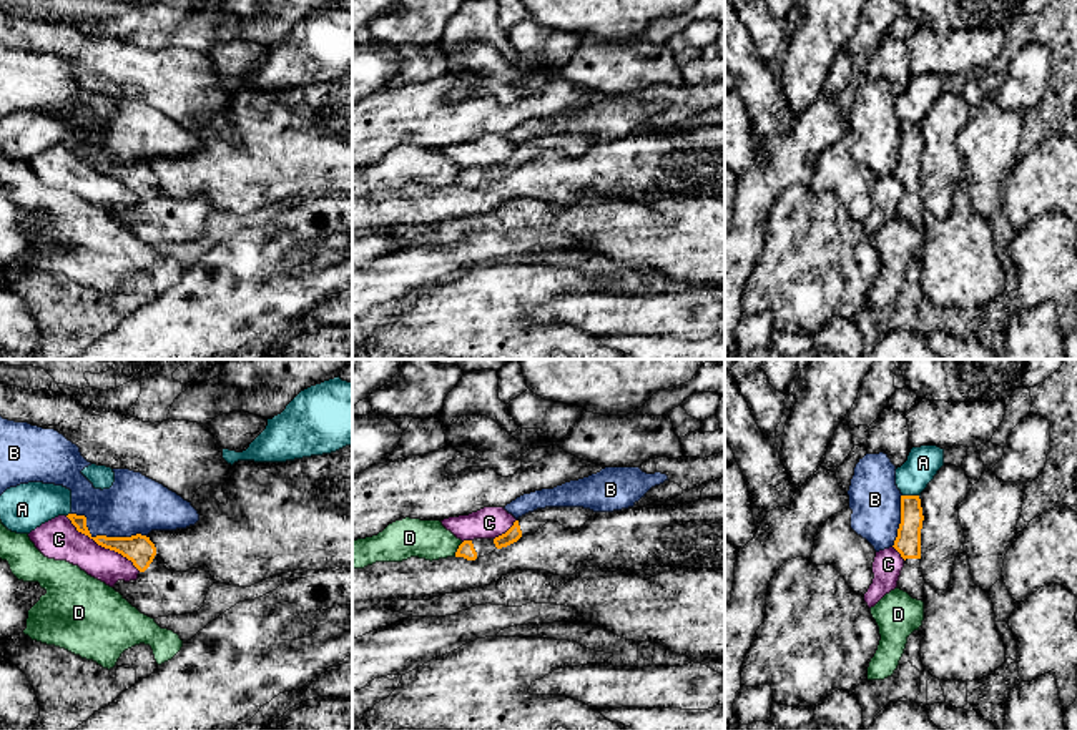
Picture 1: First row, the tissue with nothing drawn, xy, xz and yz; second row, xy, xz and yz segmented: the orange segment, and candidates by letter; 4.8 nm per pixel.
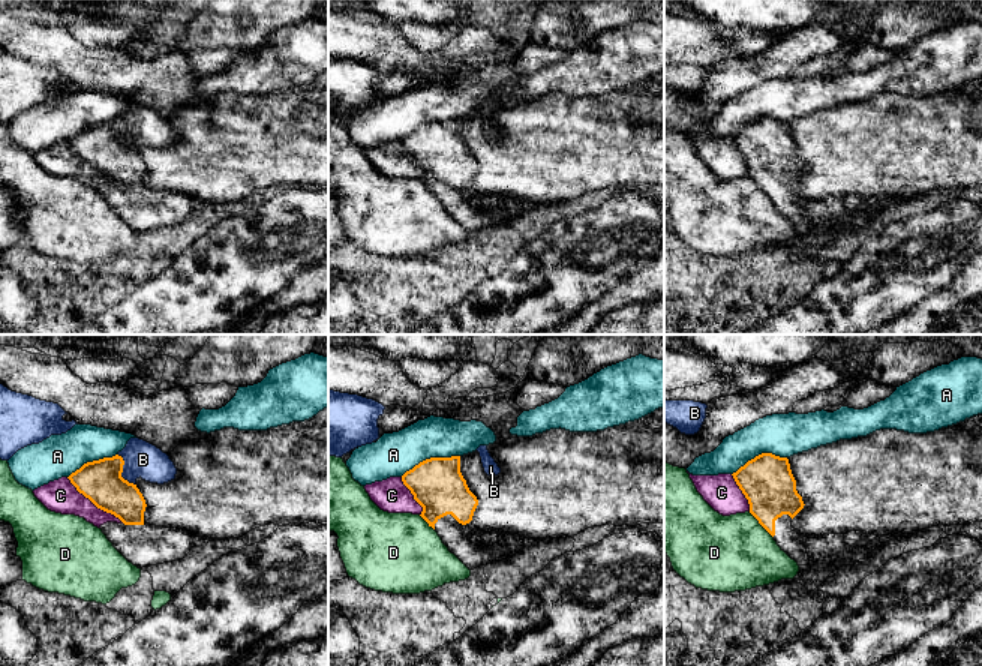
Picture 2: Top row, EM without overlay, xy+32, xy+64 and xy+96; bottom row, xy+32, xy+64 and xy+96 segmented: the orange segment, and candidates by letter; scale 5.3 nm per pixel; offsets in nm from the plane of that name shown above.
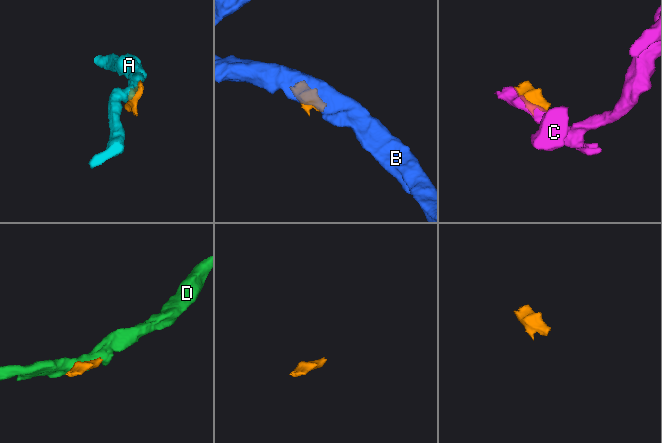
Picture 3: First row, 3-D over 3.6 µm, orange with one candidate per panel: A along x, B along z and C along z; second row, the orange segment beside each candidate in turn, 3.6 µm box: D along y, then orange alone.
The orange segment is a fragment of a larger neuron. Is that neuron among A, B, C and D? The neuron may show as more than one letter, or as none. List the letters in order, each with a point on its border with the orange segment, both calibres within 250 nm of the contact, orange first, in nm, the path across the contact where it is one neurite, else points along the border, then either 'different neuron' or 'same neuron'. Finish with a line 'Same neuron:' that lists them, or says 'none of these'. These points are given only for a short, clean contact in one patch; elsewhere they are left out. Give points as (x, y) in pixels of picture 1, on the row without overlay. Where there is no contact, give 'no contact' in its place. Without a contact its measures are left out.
A: meets orange in yz at (911, 123); 130 nm thick on the orange side, 160 nm on the other; border along yz (903, 122), (918, 123); different neuron
B: meets orange in xy at (103, 163); 140 nm thick on the orange side, 280 nm on the other; different neuron
C: meets orange in xy at (102, 173); 140 nm thick on the orange side, 200 nm on the other; different neuron
D: meets orange in xz at (457, 177); 80 nm thick on the orange side, 190 nm on the other; border along xz (462, 170), (454, 183); different neuron
Same neuron: none of these

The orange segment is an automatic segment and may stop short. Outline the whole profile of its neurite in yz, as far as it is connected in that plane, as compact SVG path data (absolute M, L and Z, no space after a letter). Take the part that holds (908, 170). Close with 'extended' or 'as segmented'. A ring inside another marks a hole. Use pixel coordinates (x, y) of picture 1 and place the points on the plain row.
M901 123L901 151L893 173L904 186L898 216L917 228L924 226L926 211L919 188L922 148L924 143L919 123Z; extended

